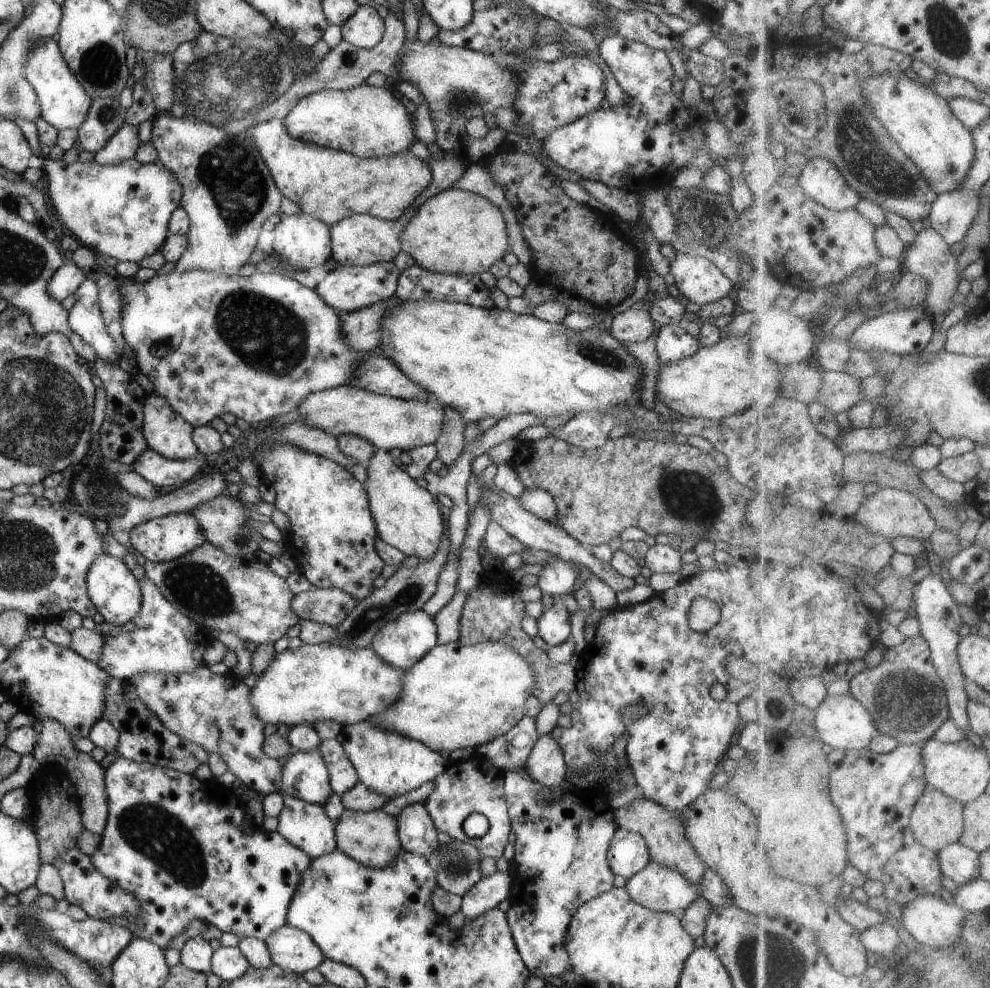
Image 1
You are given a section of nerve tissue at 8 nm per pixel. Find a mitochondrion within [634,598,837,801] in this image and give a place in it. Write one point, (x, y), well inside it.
(779, 707)

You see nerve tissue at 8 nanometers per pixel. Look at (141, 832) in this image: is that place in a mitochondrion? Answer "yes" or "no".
yes

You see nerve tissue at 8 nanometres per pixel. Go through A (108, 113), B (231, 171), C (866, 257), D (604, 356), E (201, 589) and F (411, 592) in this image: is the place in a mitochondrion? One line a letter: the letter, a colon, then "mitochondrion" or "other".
A: mitochondrion
B: mitochondrion
C: other
D: mitochondrion
E: mitochondrion
F: mitochondrion

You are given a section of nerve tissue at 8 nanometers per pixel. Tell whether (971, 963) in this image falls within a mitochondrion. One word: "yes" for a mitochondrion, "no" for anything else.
yes

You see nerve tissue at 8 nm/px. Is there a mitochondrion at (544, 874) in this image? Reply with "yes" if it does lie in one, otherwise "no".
no

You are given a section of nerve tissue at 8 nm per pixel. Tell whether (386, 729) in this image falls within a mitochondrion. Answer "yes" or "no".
no

